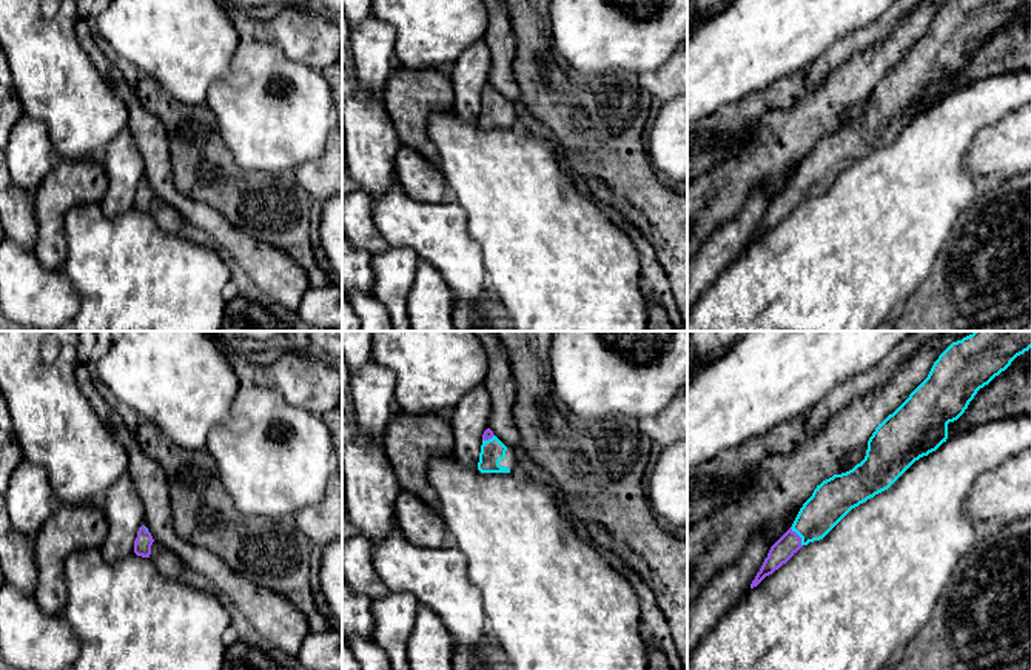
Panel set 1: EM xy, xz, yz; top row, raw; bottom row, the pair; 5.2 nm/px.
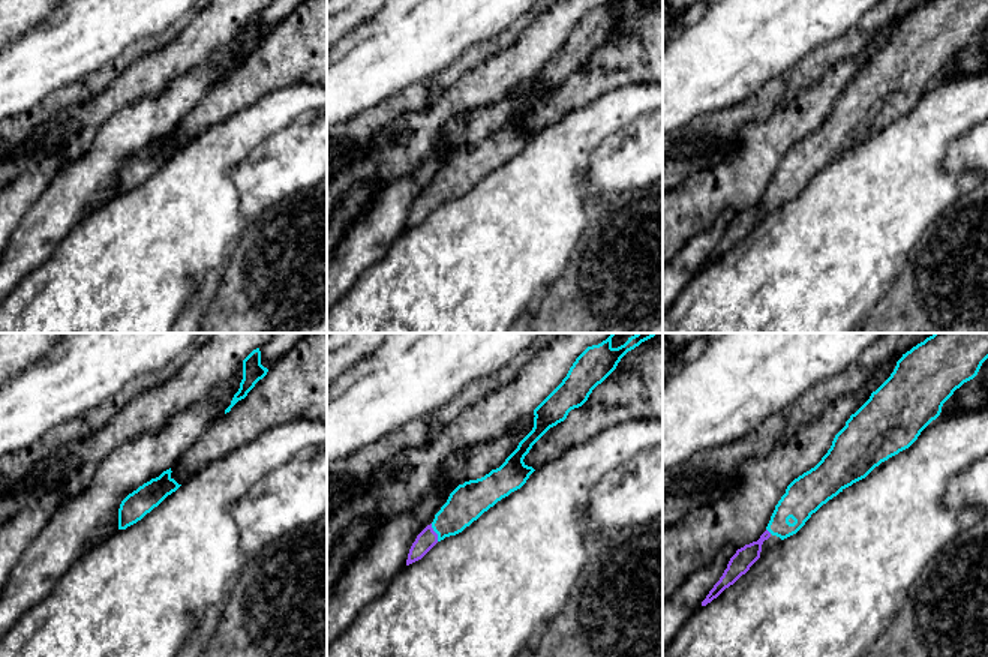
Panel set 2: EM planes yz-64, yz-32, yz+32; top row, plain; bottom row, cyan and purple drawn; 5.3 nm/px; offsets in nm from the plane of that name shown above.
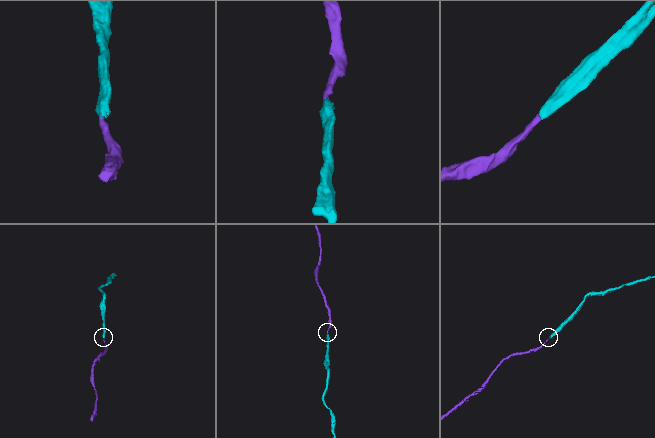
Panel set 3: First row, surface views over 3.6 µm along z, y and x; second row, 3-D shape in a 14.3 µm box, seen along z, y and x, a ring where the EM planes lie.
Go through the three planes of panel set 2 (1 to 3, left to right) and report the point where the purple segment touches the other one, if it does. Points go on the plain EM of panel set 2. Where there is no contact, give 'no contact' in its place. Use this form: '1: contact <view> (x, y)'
1: no contact
2: contact yz-32 (435, 195)
3: contact yz+32 (769, 195)

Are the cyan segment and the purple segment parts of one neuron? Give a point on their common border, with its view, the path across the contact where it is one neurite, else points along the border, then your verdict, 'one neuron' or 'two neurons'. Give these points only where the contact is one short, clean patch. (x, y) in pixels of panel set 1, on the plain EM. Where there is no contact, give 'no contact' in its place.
contact yz (799, 190); way yz (831, 156), (799, 190), (789, 197); one neuron

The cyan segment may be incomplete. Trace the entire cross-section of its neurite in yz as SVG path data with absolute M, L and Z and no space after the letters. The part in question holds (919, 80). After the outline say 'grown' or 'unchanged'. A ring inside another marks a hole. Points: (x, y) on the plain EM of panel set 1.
M949 0L934 17L928 32L878 79L868 95L865 114L852 125L834 129L817 140L792 182L771 202L751 243L786 219L803 200L823 194L852 163L888 145L915 116L946 97L948 79L965 68L980 43L1029 3L1031 0Z | grown

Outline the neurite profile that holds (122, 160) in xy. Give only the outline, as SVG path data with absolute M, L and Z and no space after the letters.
M128 126L109 142L102 163L108 177L108 189L100 200L102 211L108 217L131 211L137 186L143 180L143 157Z

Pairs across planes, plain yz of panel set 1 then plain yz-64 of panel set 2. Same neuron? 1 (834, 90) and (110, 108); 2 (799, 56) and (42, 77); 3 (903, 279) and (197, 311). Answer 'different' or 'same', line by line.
1: same
2: same
3: different

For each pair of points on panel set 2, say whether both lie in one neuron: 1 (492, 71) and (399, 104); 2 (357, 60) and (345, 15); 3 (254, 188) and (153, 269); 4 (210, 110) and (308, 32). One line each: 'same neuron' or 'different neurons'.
1: different neurons
2: different neurons
3: different neurons
4: same neuron

